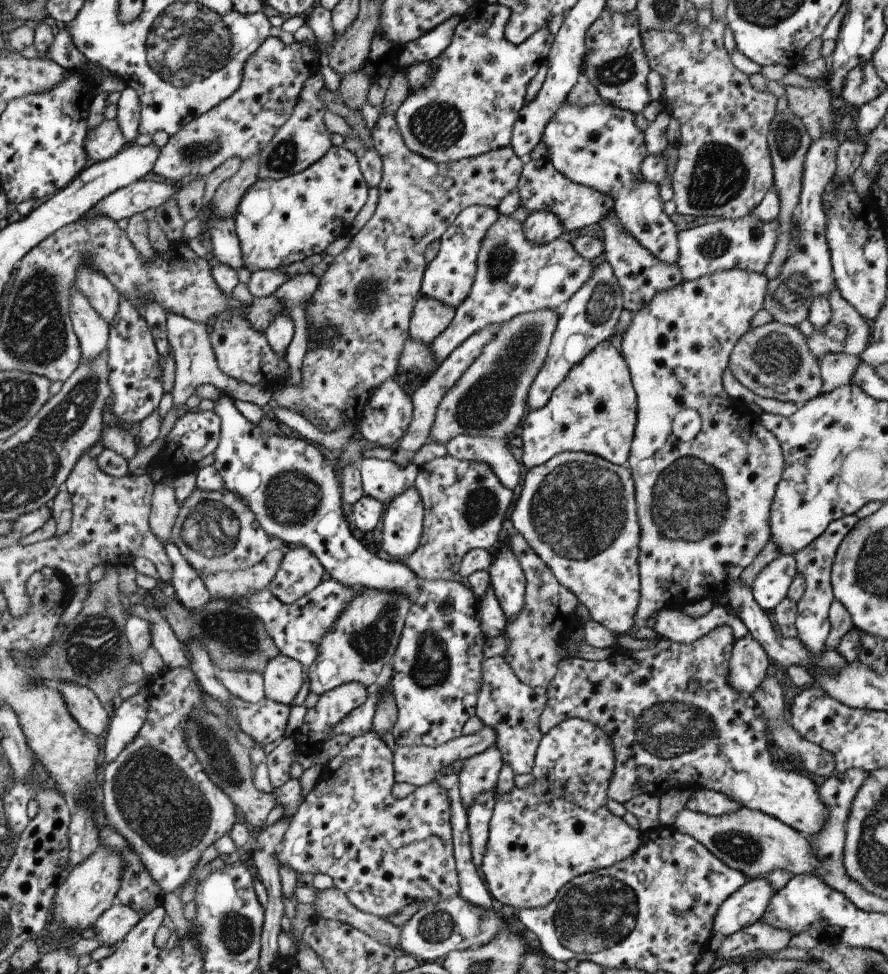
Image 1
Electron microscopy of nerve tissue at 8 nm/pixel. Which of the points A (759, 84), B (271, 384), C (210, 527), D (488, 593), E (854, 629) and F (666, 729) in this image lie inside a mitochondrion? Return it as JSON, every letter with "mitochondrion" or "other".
{"A":"other","B":"other","C":"mitochondrion","D":"other","E":"other","F":"mitochondrion"}

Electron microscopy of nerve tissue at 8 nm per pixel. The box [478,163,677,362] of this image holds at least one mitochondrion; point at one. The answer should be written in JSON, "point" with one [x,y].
{"point":[600,304]}

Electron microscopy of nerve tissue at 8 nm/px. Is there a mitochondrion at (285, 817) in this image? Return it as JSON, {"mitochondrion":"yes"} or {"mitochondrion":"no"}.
{"mitochondrion":"no"}

